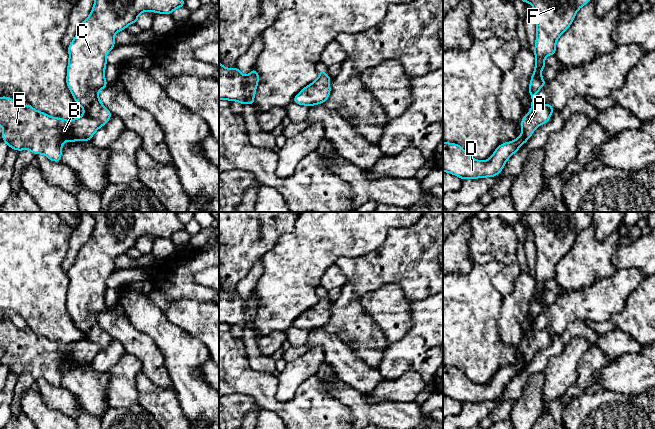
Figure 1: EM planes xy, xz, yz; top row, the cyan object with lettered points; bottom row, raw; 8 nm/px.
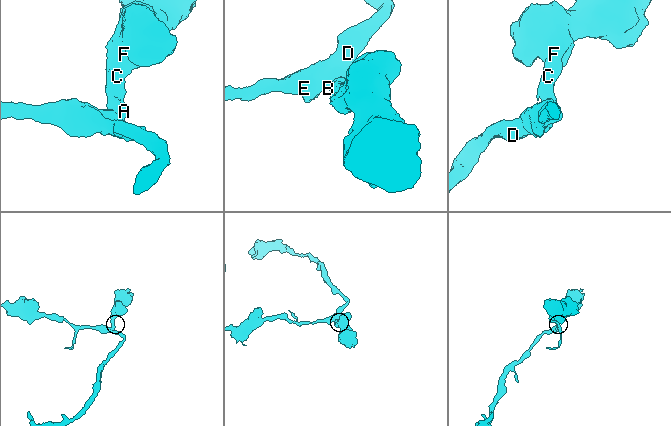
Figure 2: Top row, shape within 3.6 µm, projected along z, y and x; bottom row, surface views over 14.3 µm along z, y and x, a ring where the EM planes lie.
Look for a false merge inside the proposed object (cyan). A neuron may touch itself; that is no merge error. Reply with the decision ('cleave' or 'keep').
keep

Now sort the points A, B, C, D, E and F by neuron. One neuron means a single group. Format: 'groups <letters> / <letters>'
groups A B C D E F

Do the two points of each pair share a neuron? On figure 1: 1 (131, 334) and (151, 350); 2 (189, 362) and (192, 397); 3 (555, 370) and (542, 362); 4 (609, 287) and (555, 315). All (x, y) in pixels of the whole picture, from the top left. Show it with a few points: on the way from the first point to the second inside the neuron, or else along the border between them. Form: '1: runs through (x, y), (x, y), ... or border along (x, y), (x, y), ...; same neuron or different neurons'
1: runs through (136, 338), (146, 348); same neuron
2: runs through (188, 371), (188, 386), (190, 388); same neuron
3: border along (563, 348), (561, 352), (549, 360), (542, 372); different neurons
4: runs through (596, 300), (593, 303), (568, 308); same neuron

